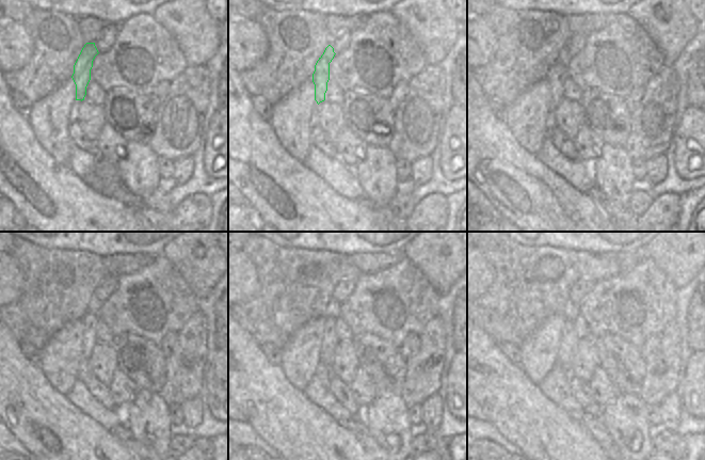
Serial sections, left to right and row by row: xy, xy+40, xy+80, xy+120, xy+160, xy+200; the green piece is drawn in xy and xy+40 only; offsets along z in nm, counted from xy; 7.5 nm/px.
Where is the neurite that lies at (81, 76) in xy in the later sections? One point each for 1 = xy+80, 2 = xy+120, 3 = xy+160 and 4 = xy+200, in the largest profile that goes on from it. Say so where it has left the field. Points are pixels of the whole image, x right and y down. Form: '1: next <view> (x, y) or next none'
1: next xy+80 (558, 73)
2: next xy+120 (90, 320)
3: next xy+160 (330, 340)
4: next xy+200 (569, 340)

